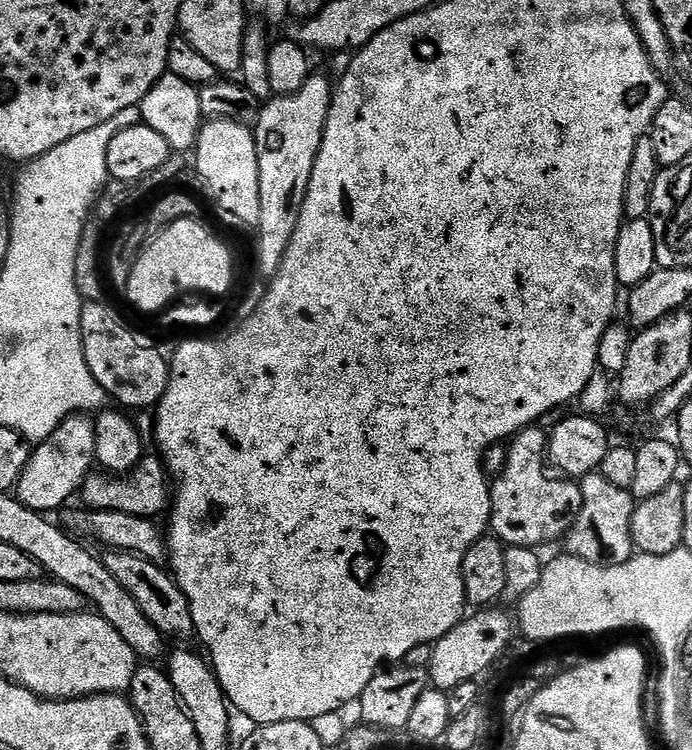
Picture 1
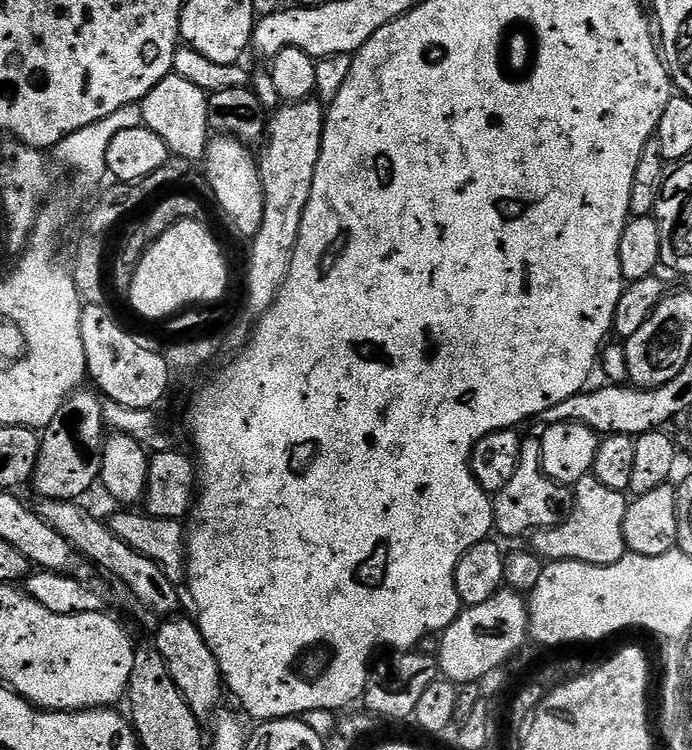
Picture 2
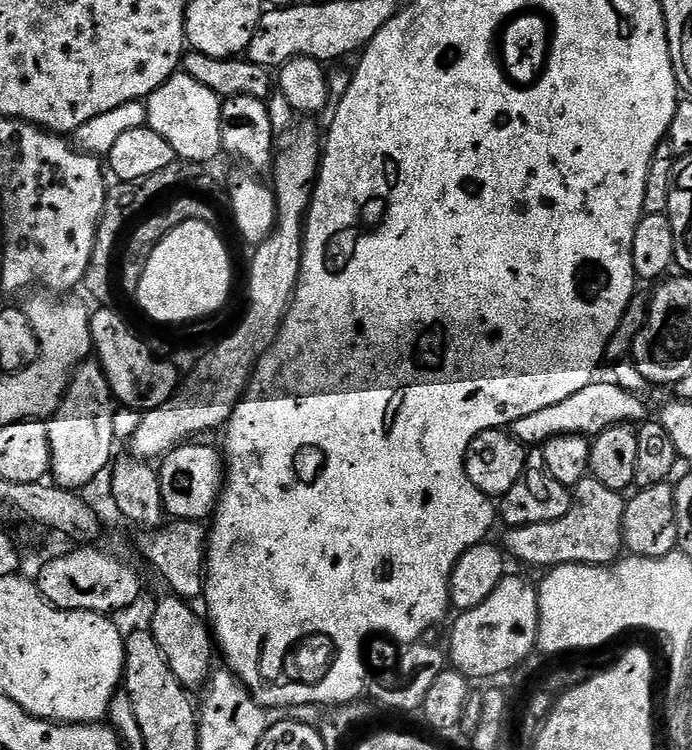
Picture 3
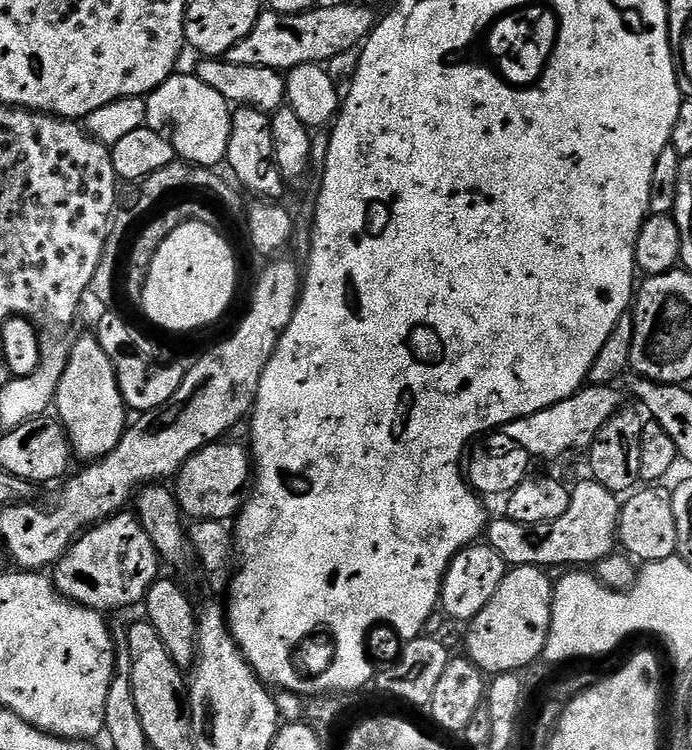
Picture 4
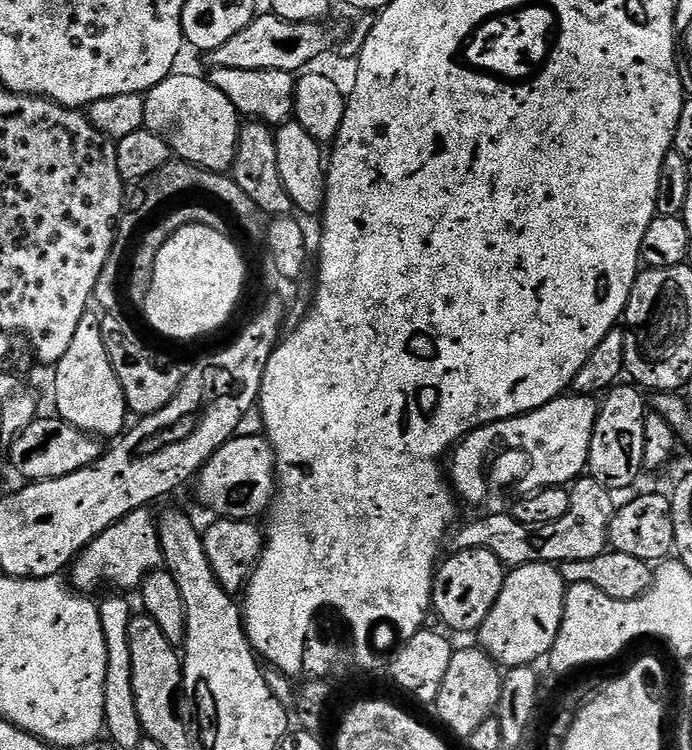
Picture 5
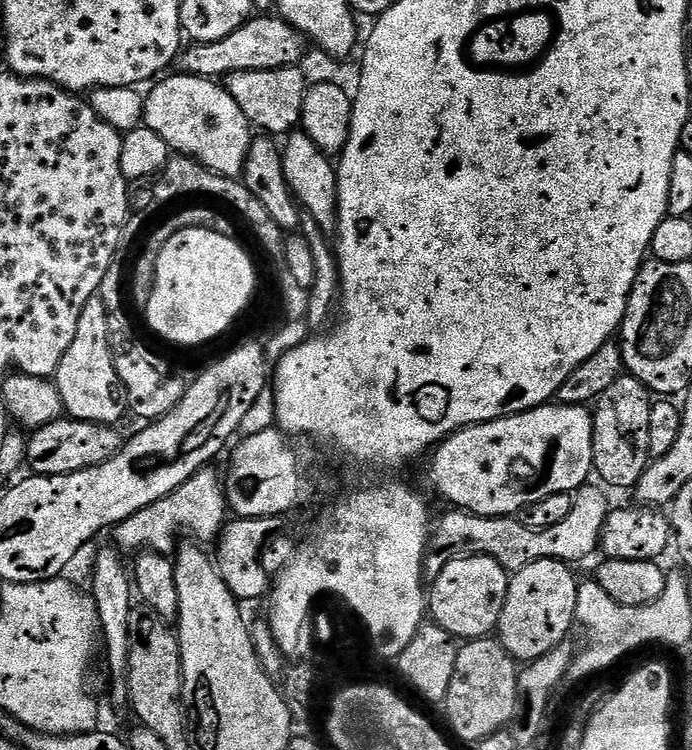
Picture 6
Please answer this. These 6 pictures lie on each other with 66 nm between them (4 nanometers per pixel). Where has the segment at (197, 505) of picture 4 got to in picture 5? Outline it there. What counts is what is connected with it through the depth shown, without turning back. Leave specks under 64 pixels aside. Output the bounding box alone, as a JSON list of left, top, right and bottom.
[195,435,276,522]

